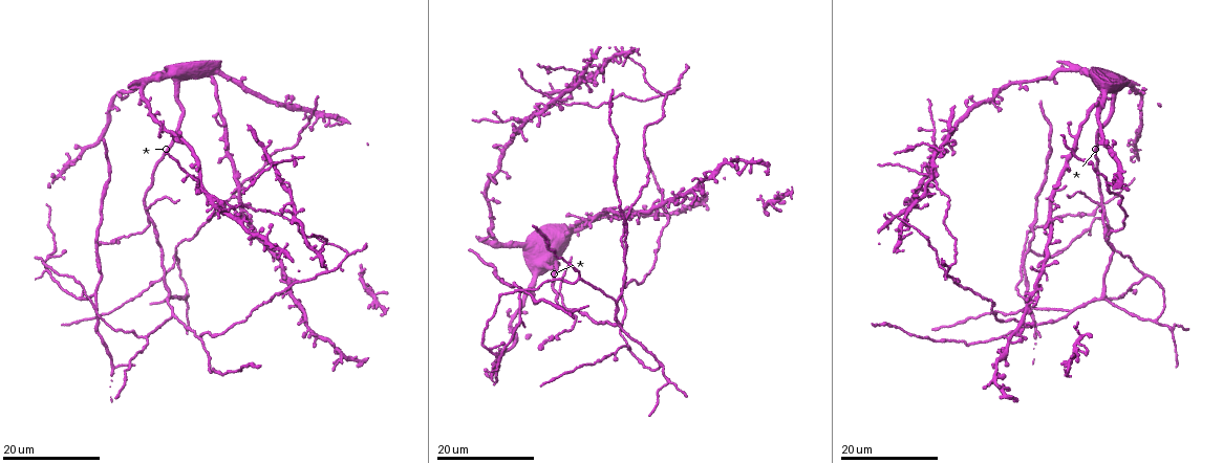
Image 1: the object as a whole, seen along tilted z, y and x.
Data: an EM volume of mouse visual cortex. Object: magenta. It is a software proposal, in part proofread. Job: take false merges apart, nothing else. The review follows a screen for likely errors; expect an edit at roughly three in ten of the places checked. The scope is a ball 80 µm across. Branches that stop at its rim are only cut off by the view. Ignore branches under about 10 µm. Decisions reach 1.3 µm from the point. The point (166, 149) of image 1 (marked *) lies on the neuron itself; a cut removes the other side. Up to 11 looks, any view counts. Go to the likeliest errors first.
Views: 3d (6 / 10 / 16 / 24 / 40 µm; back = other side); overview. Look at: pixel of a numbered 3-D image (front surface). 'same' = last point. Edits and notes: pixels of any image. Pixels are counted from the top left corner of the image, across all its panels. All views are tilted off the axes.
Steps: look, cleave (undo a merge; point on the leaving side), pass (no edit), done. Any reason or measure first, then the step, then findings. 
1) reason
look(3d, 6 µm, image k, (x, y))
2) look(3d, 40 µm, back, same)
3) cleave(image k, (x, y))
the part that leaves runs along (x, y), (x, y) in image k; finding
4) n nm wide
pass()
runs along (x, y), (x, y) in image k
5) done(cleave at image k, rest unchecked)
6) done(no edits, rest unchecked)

two arms in line, one across
look(3d, 16 µm, image 1, (526, 293))

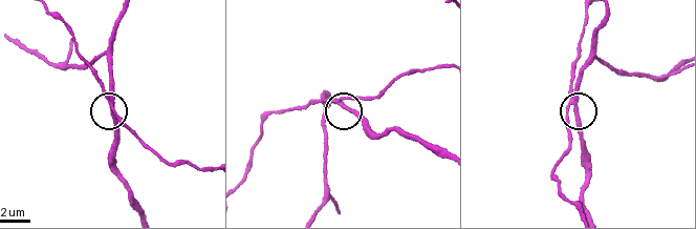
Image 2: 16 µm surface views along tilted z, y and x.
look(3d, 6 µm, image 2, (575, 107))

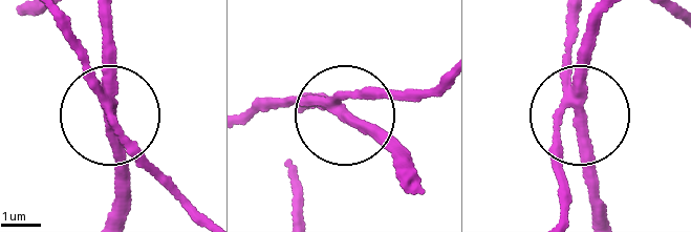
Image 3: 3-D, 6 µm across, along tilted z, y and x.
260 nm wide
cleave(image 3, (109, 38))
the part that leaves runs along (111, 99), (105, 21) in image 3; a second neuron is stuck on

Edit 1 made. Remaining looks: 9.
see it whole again
look(overview)

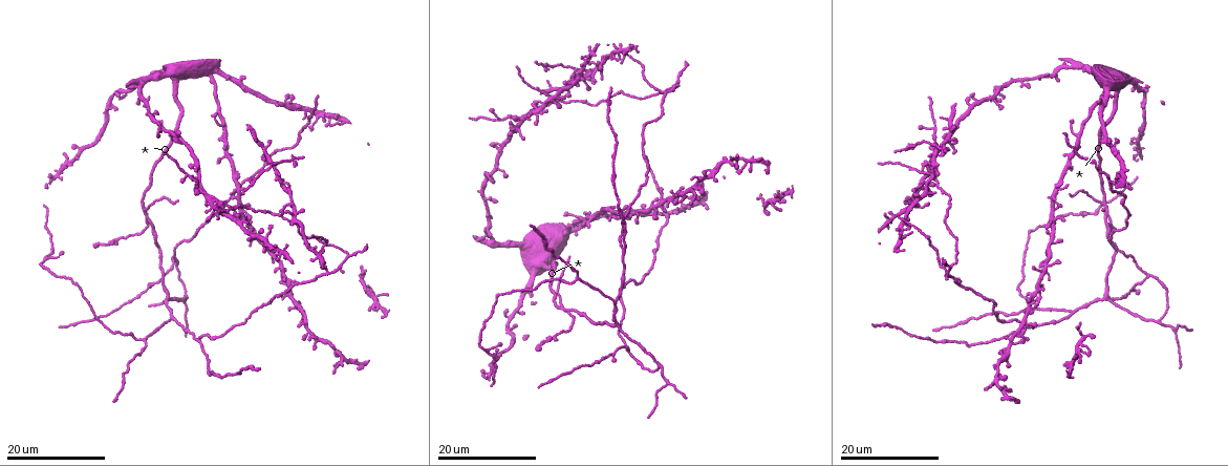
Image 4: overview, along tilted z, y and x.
side arm on a straight run
look(3d, 24 µm, image 4, (578, 275))

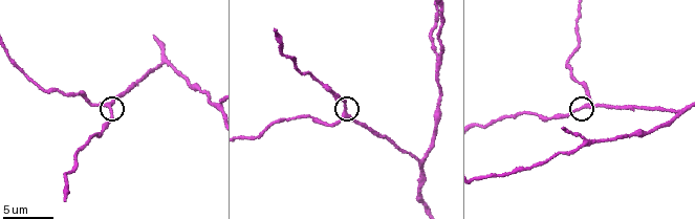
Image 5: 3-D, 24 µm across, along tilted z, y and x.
closer look
look(3d, 6 µm, image 5, (345, 111))

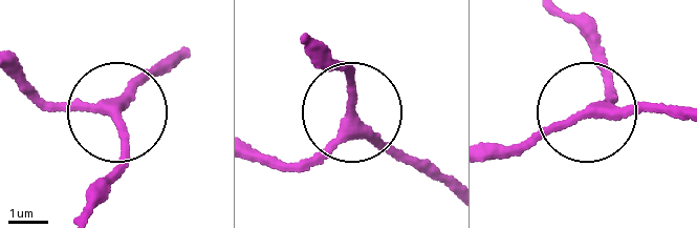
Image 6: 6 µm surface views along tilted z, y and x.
3 arms
pass()
one neuron here

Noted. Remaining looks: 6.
looks like a crossing
look(3d, 16 µm, image 4, (220, 201))

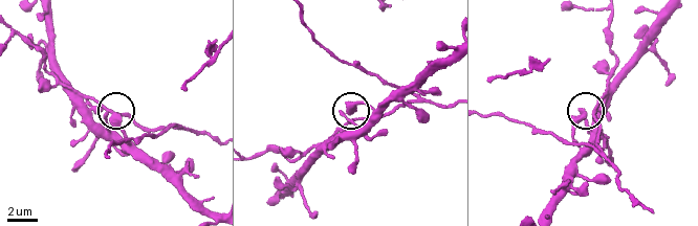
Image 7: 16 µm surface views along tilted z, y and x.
look(3d, 10 µm, image 7, (591, 114))

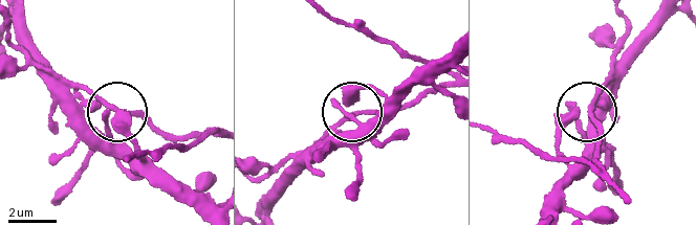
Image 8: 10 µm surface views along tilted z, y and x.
side arm 25 µm
pass()
one neuron here

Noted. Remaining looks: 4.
three arms meet
look(3d, 10 µm, image 5, (584, 142))

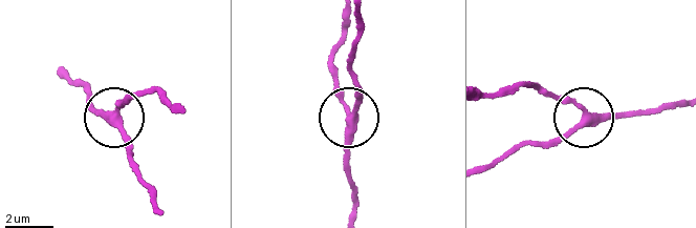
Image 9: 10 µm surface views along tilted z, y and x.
270 nm wide
pass()
runs along (681, 103), (581, 120), (538, 144) in image 9; continuous, no second neuron

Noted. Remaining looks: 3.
three arms meet
look(3d, 16 µm, image 4, (611, 352))

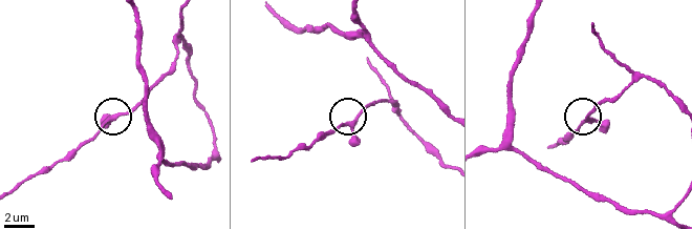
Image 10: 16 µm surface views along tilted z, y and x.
look(3d, 10 µm, image 10, (345, 123))

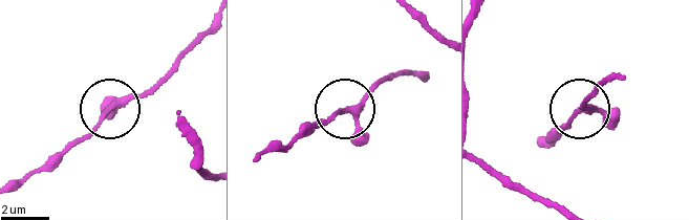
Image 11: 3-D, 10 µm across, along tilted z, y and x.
pass()
runs along (420, 75), (381, 79), (358, 103), (306, 131) in image 11; continuous, no second neuron

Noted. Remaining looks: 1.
done(cleave at image 3, rest unchecked)

